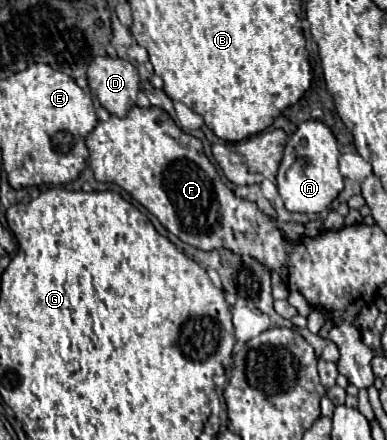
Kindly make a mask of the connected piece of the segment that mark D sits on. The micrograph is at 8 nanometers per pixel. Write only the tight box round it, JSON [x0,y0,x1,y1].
[88,57,140,117]

